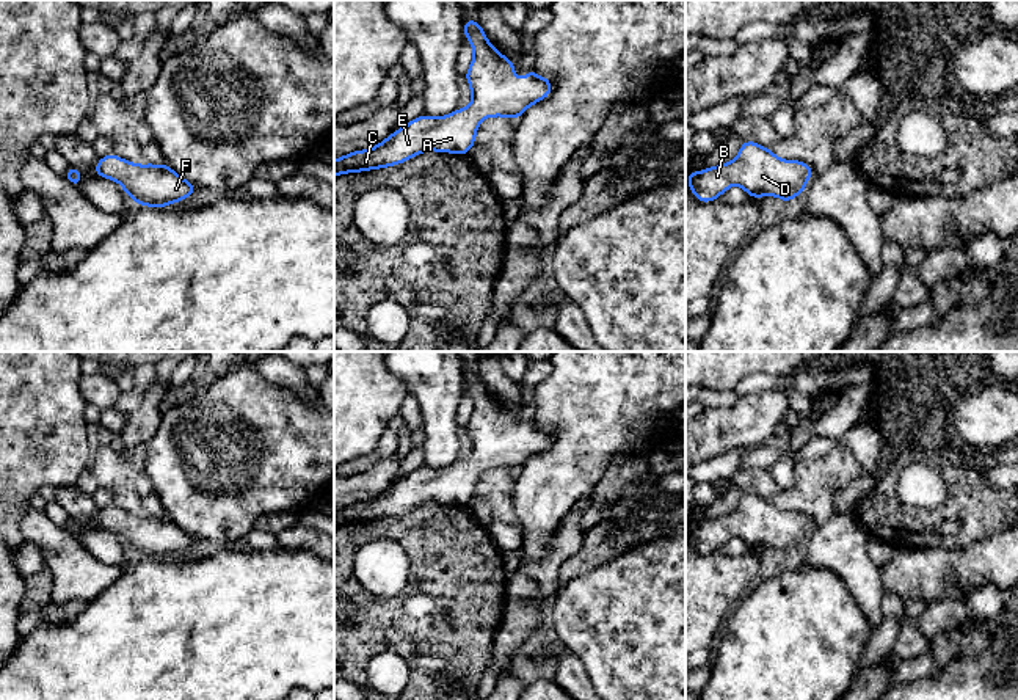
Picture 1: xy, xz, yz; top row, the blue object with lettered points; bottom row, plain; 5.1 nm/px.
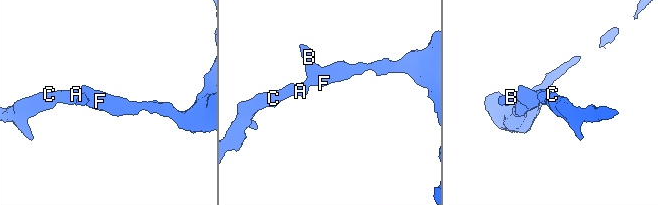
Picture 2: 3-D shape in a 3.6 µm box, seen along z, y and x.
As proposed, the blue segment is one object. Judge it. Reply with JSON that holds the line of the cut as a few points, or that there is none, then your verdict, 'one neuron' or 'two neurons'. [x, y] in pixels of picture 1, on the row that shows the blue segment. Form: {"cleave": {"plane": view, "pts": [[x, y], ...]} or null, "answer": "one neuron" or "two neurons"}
{"cleave": null, "answer": "one neuron"}

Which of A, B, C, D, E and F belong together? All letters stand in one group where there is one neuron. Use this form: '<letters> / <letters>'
A B C D E F

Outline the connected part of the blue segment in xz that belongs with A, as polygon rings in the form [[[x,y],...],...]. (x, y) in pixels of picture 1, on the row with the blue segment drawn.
[[[464,19],[464,38],[472,44],[474,49],[472,63],[464,75],[471,86],[471,105],[467,108],[458,108],[453,113],[441,118],[420,115],[419,118],[405,124],[400,130],[389,133],[389,137],[375,148],[354,151],[336,159],[334,177],[345,173],[387,168],[403,163],[425,151],[450,152],[458,155],[467,154],[475,144],[475,133],[482,119],[493,116],[518,119],[530,105],[546,99],[551,94],[551,80],[536,75],[532,69],[527,71],[524,78],[514,77],[513,61],[491,46],[477,19]]]

